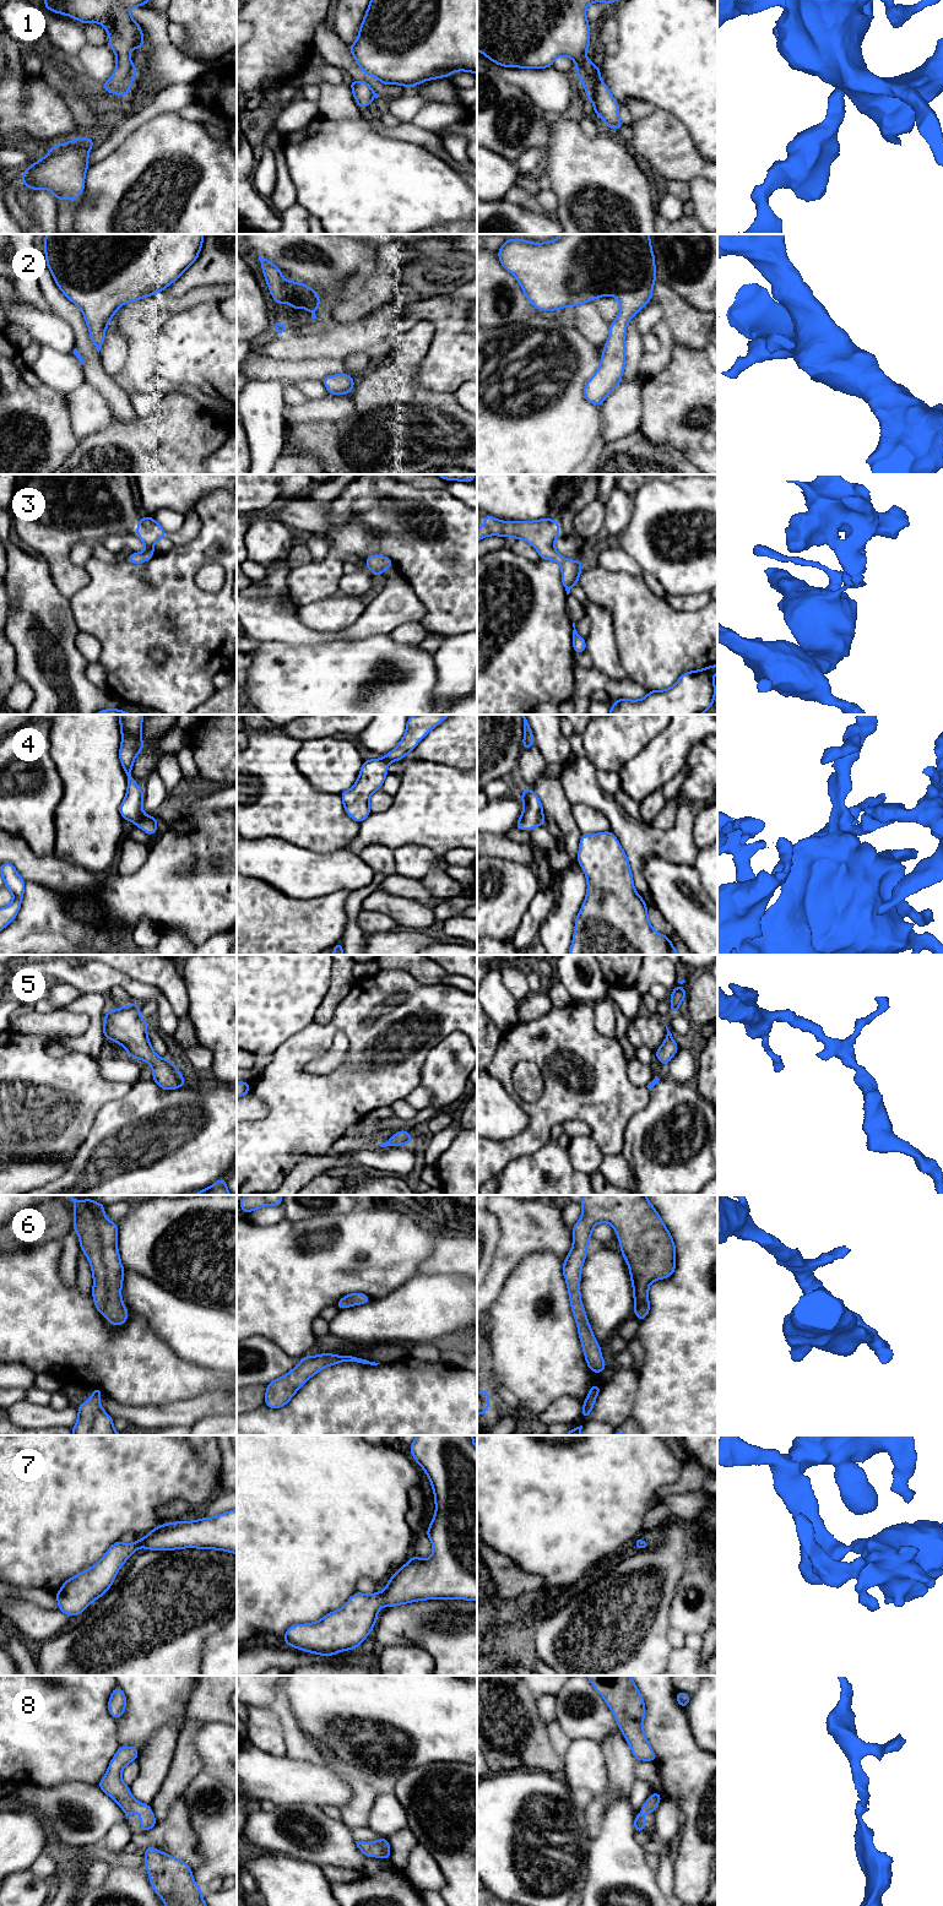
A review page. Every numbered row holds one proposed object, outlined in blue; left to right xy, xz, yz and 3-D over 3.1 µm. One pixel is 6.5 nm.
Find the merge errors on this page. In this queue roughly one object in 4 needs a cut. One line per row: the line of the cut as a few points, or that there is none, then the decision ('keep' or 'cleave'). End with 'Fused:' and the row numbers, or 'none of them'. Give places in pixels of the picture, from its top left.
1: no cut | keep
2: no cut | keep
3: no cut | keep
4: no cut | keep
5: no cut | keep
6: no cut | keep
7: no cut | keep
8: no cut | keep
Fused: none of them

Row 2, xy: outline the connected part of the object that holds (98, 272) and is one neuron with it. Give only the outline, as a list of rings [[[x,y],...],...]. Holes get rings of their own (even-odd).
[[[45,234],[44,251],[54,281],[82,310],[99,353],[116,310],[174,283],[196,261],[202,243],[204,234]]]

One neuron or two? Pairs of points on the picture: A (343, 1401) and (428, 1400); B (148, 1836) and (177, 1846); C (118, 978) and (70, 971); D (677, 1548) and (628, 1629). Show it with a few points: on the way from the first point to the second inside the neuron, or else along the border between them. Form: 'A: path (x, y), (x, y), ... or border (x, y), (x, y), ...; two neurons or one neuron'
A: path (364, 1401), (407, 1401); one neuron
B: path (156, 1836), (167, 1836), (169, 1839); one neuron
C: path (106, 977), (82, 976); one neuron
D: path (660, 1568), (638, 1590), (628, 1609); one neuron

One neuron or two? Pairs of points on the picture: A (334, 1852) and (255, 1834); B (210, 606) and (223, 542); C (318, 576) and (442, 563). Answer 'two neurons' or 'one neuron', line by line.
A: one neuron
B: one neuron
C: one neuron

